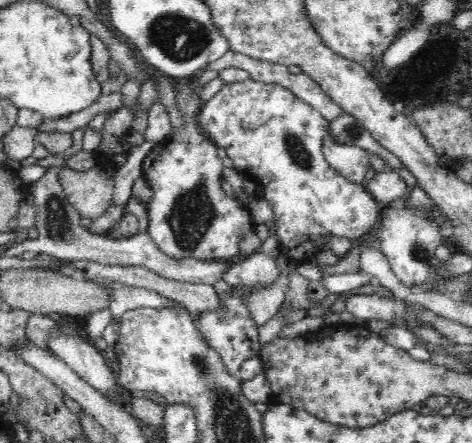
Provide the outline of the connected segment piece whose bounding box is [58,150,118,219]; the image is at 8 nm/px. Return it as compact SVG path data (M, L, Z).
M96 150L96 153L98 164L93 169L58 170L58 181L64 189L64 197L76 207L80 218L100 218L113 204L118 167L100 150Z

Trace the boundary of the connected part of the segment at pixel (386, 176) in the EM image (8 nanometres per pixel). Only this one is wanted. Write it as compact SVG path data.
M392 167L385 172L376 172L375 176L364 185L380 208L403 199L408 194L406 182L400 178L398 170L393 170Z

